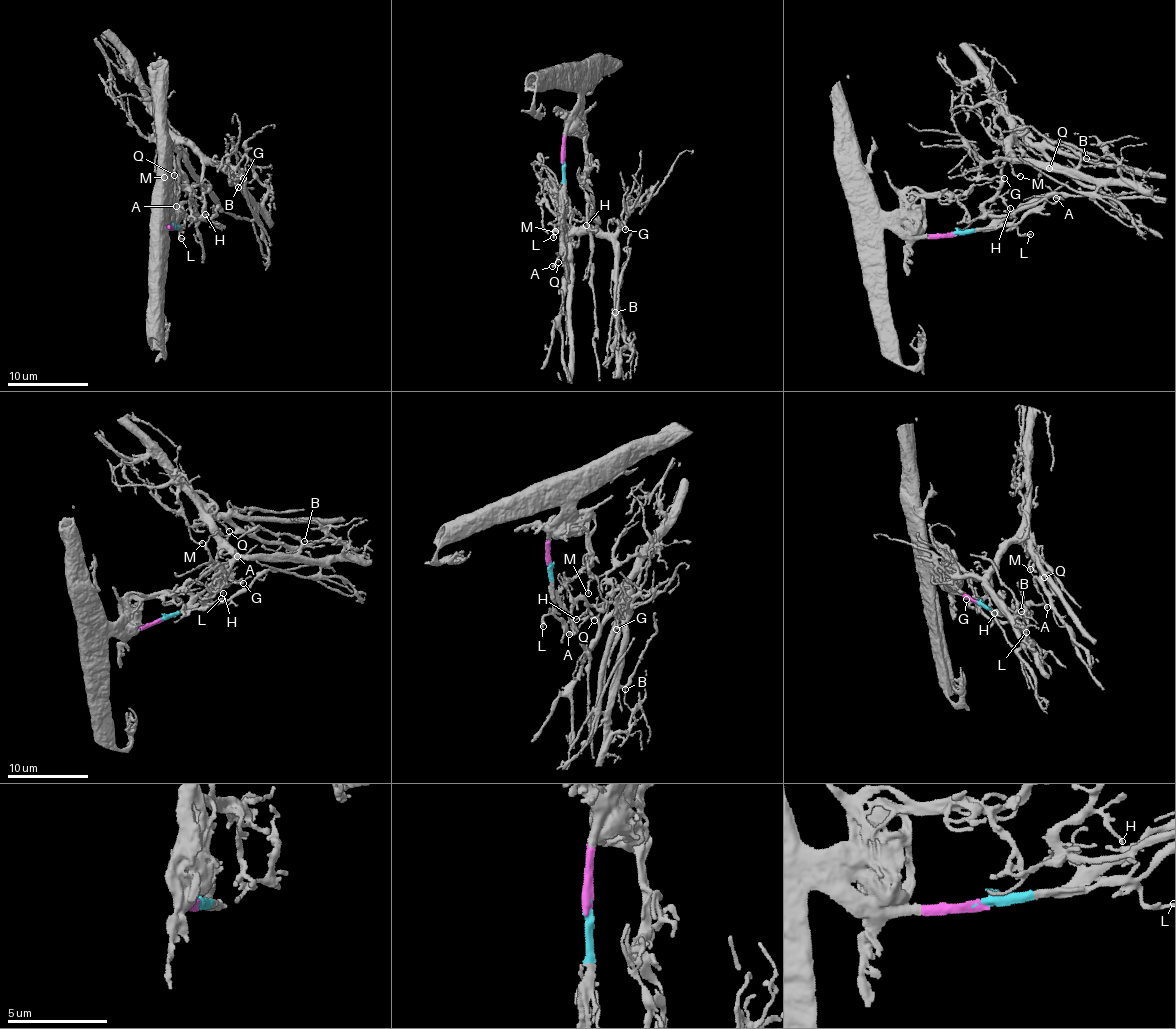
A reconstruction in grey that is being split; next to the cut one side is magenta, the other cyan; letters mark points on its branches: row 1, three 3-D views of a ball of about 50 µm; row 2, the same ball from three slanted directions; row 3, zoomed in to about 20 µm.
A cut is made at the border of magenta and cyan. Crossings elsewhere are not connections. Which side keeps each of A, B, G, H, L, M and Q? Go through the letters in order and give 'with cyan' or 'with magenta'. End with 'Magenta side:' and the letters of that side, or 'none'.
A: with magenta
B: with magenta
G: with magenta
H: with magenta
L: with cyan
M: with magenta
Q: with magenta
Magenta side: A, B, G, H, M, Q

